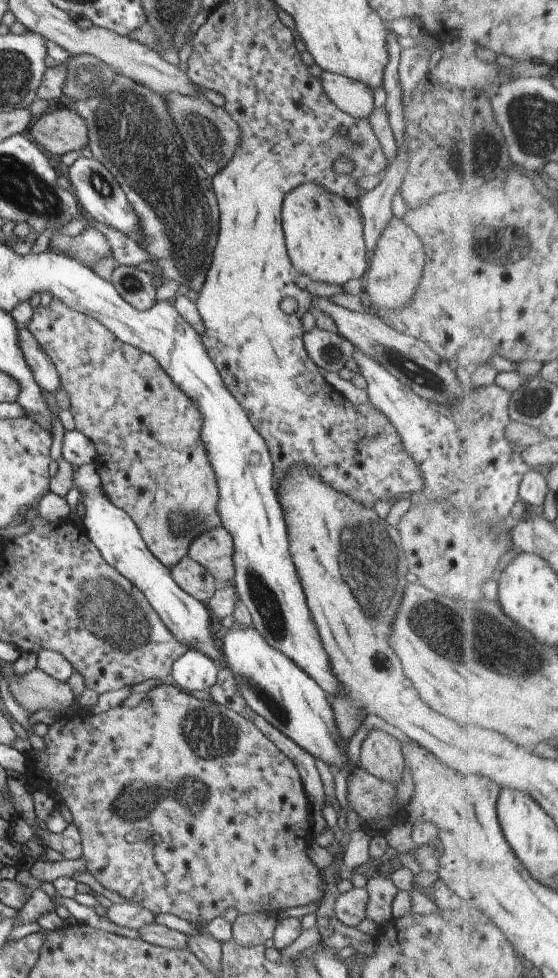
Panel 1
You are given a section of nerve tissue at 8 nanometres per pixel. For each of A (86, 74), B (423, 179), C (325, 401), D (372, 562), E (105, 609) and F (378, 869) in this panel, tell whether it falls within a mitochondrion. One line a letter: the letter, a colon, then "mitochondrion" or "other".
A: mitochondrion
B: other
C: other
D: mitochondrion
E: mitochondrion
F: other

